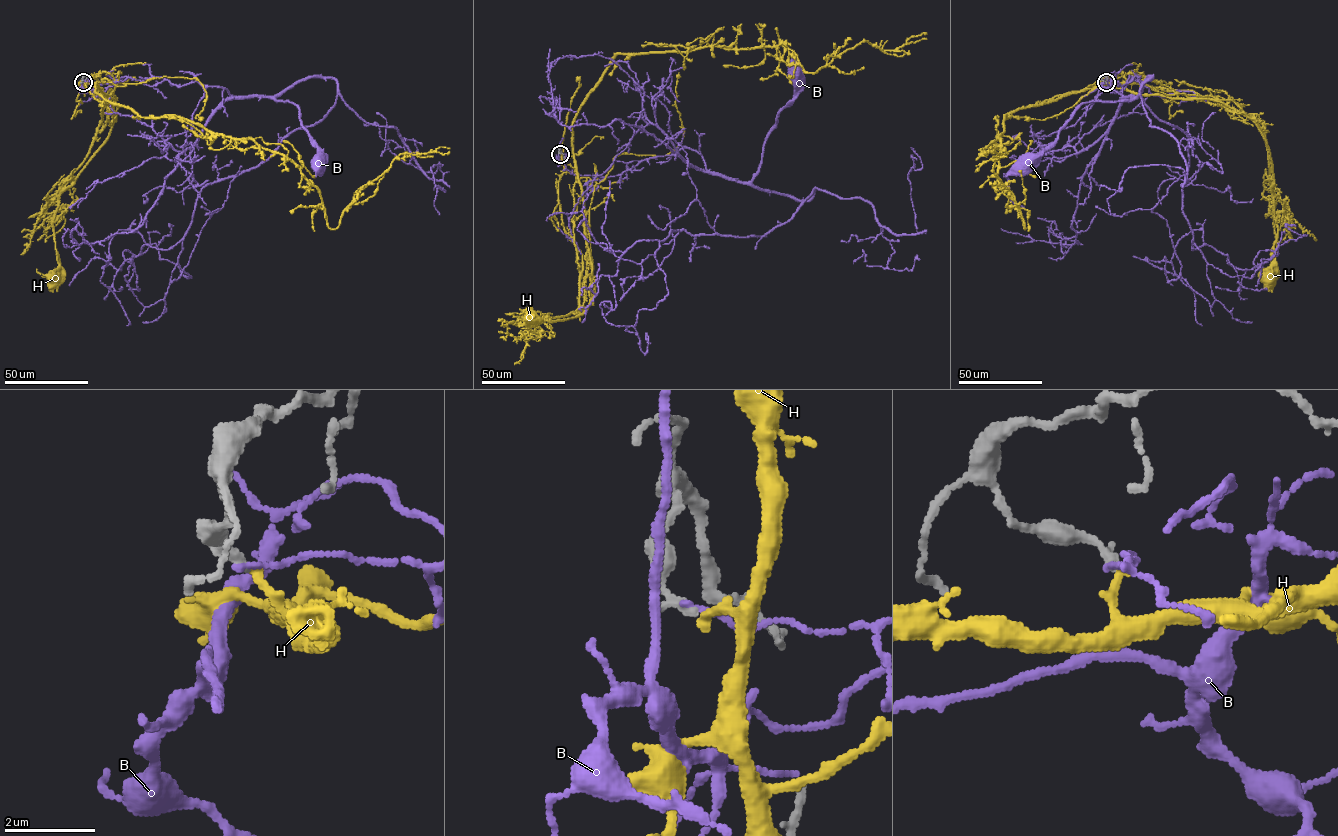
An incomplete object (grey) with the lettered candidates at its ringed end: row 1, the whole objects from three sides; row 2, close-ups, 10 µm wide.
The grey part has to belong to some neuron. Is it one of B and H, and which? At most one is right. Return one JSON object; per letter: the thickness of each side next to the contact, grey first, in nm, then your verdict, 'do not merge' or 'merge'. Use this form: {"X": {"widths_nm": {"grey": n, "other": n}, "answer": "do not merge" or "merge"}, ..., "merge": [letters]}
{"B": {"widths_nm": {"grey": 220, "other": 130}, "answer": "do not merge"}, "H": {"widths_nm": {"grey": 220, "other": 190}, "answer": "merge"}, "merge": ["H"]}

